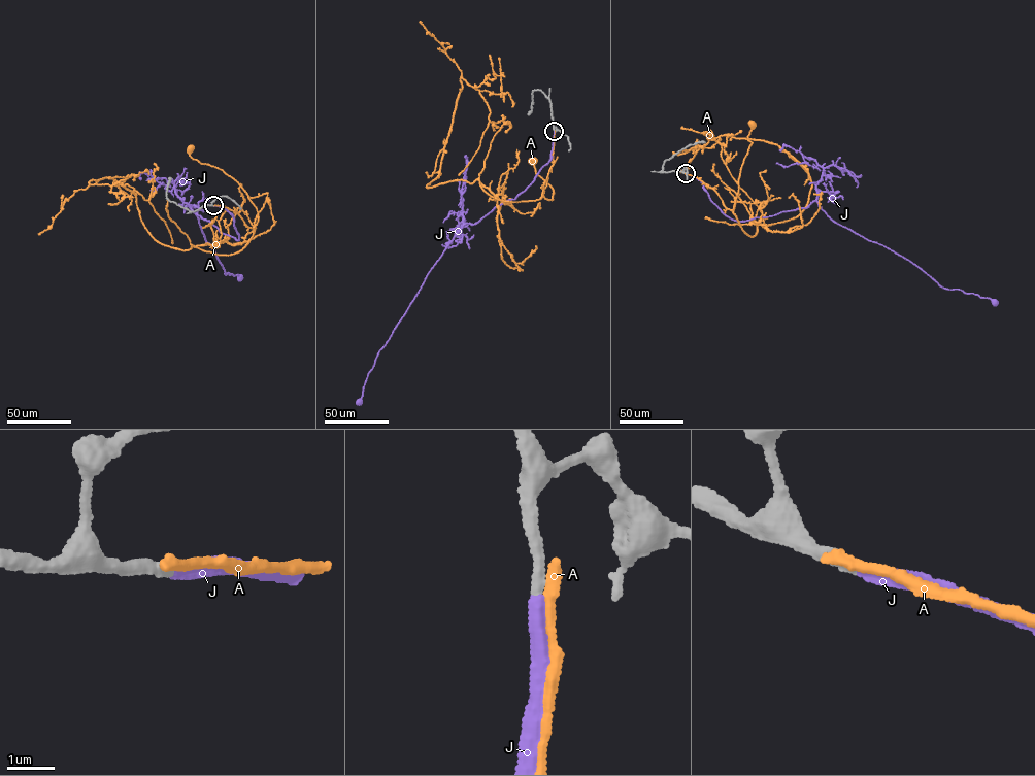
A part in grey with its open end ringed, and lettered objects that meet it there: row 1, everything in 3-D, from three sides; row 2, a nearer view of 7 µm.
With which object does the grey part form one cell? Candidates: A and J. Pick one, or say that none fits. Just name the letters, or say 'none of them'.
J

